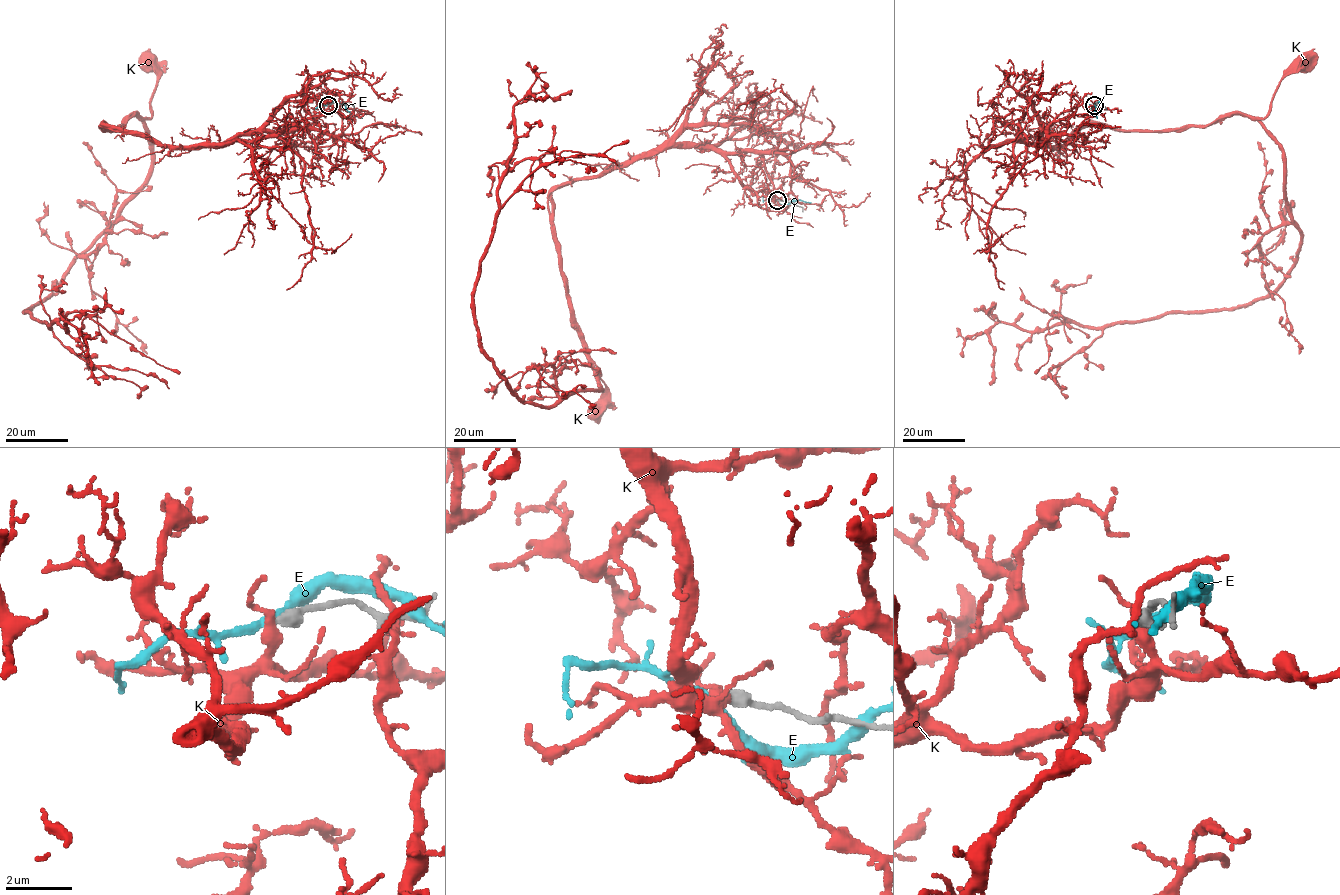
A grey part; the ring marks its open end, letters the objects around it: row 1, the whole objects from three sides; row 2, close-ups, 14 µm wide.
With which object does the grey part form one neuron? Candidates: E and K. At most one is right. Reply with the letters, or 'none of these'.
none of these

